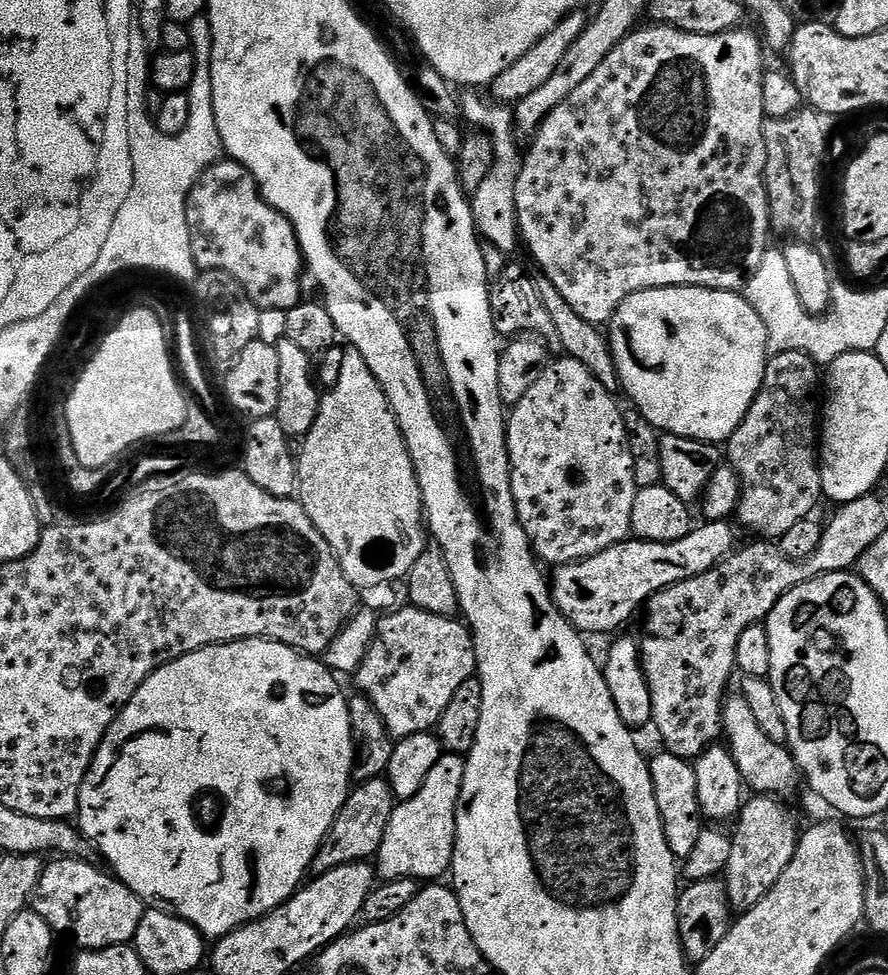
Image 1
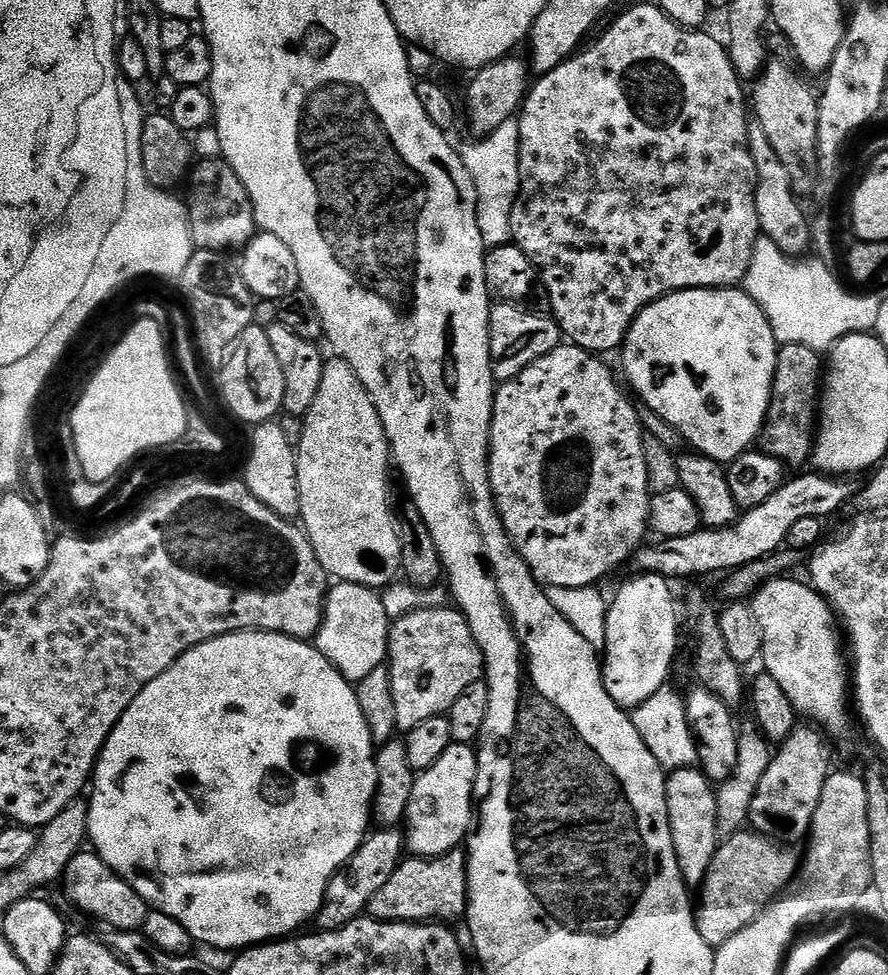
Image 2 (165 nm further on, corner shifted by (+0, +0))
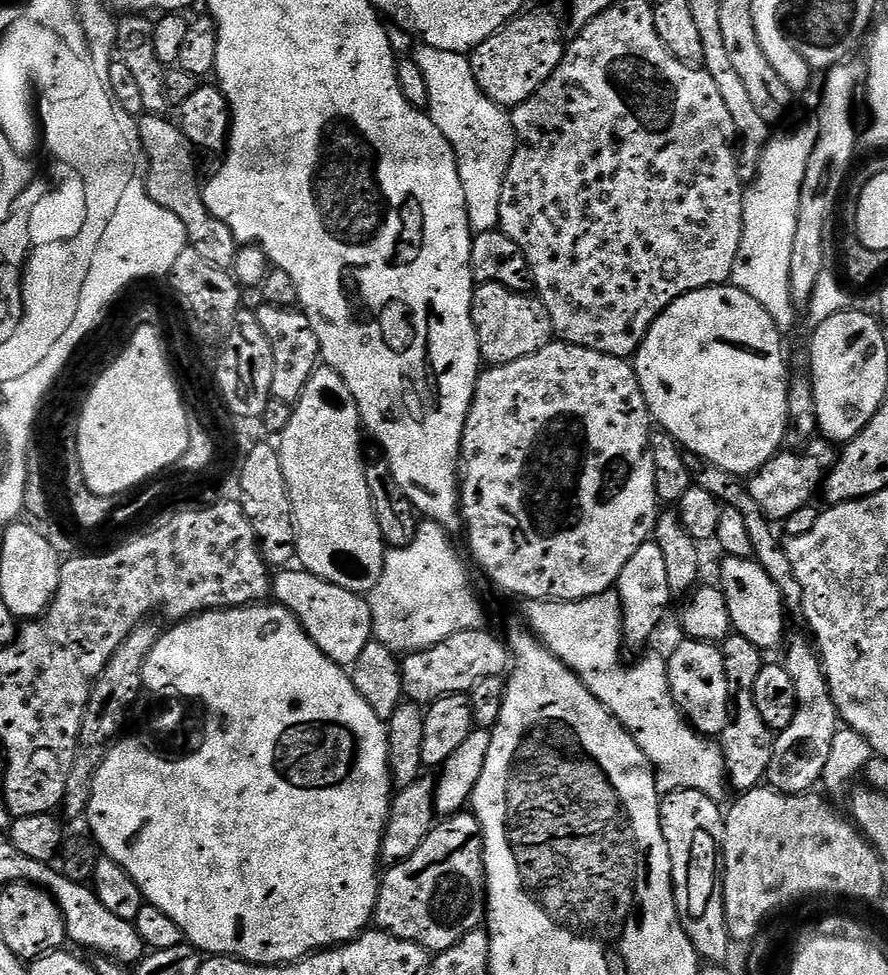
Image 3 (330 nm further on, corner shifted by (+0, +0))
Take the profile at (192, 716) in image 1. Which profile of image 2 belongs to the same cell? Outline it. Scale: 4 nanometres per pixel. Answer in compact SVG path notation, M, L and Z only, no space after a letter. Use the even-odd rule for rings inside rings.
M228 632L225 636L215 636L213 640L202 642L190 649L186 654L182 654L182 658L178 658L174 662L174 666L170 666L165 672L158 674L158 678L154 678L141 690L138 698L134 698L134 702L130 702L126 714L122 714L122 718L112 727L110 738L104 744L103 750L100 751L100 757L96 759L96 766L90 781L92 796L87 797L88 840L96 855L102 857L111 868L116 869L119 876L146 901L149 909L165 912L170 914L170 918L182 922L182 926L186 926L186 930L190 930L193 941L197 945L209 944L212 948L243 950L281 938L291 937L303 929L300 928L303 924L311 925L315 921L316 915L320 912L320 907L324 904L324 892L328 888L329 882L347 864L350 857L364 845L365 839L369 835L370 827L368 828L368 823L371 825L374 820L372 801L376 798L377 782L376 748L372 743L370 726L366 726L366 718L362 718L362 706L358 706L355 687L348 682L343 674L307 640L295 640L292 636L283 636L277 632Z

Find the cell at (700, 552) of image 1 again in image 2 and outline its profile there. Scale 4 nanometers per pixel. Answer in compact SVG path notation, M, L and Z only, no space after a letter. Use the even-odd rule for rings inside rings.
M815 470L808 471L793 475L796 477L793 480L791 477L781 488L774 490L774 494L770 494L770 498L766 498L766 502L762 502L762 506L747 509L740 519L735 520L730 526L725 528L701 527L699 532L686 534L686 538L661 539L656 542L660 544L650 545L651 543L649 543L637 551L634 564L637 564L637 569L640 572L659 572L660 575L669 578L675 578L675 576L708 576L711 572L728 572L746 566L755 560L760 560L764 556L772 555L787 545L790 526L795 526L802 518L818 518L819 520L829 518L828 516L834 515L851 496L853 499L854 488L852 492L851 483L853 481L851 479L825 476Z

